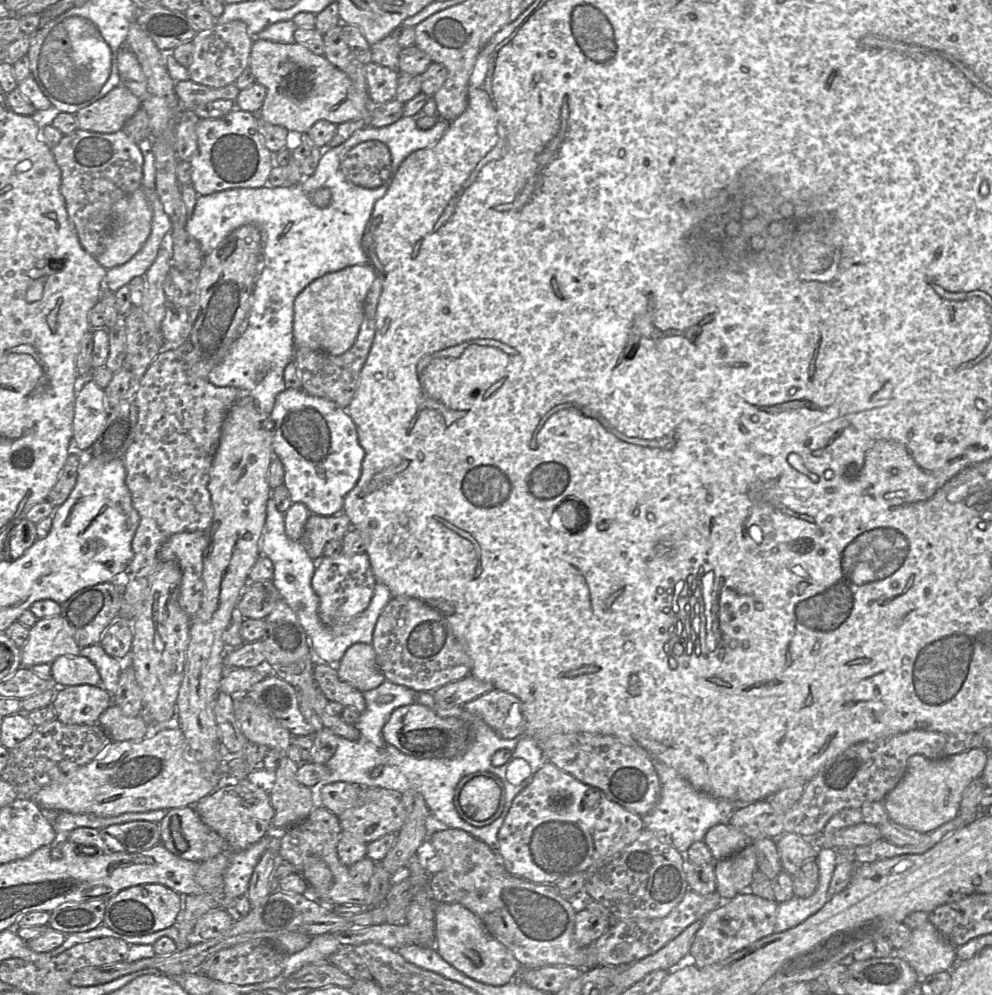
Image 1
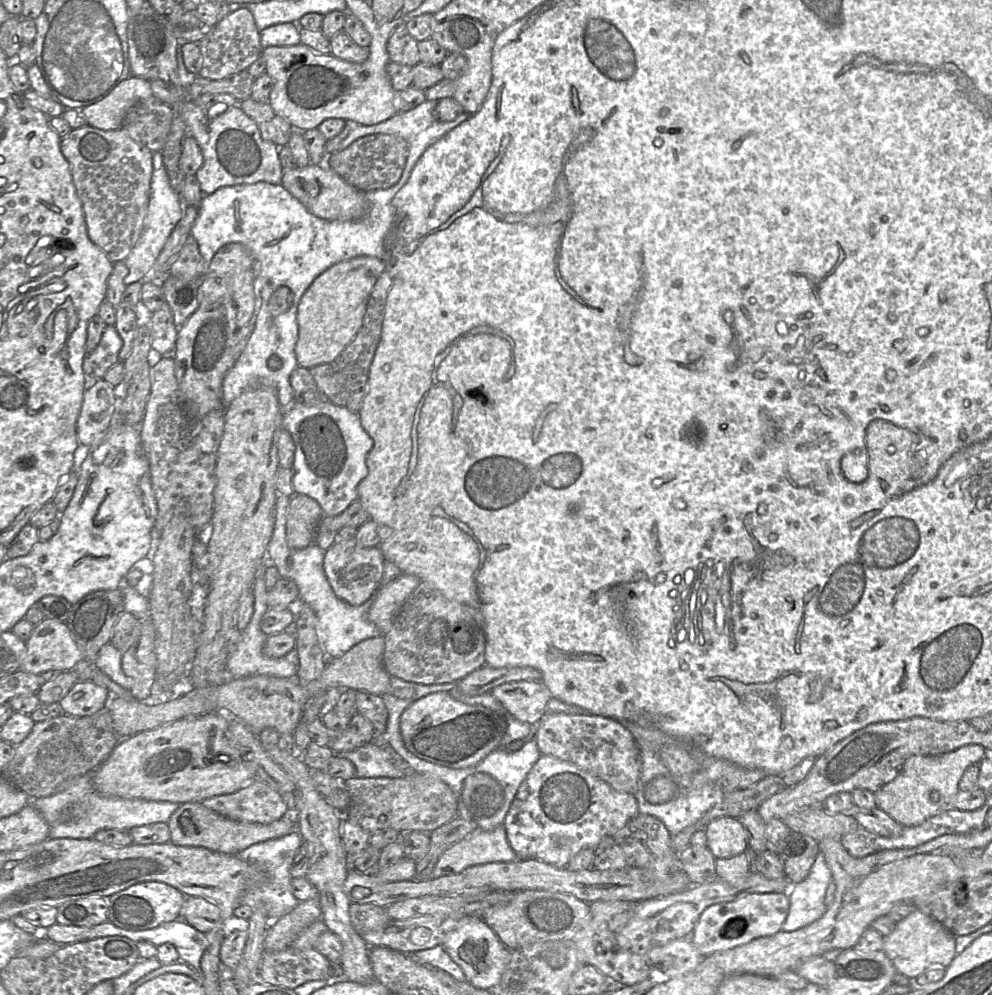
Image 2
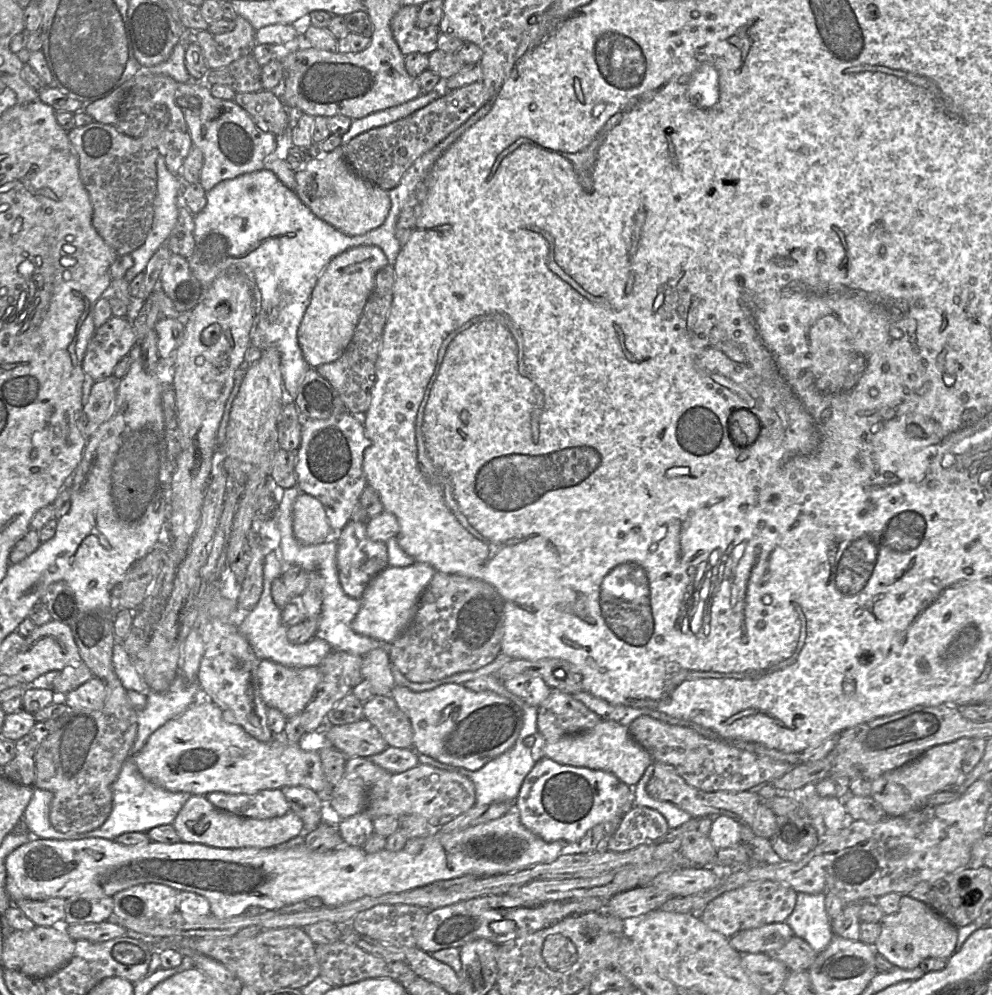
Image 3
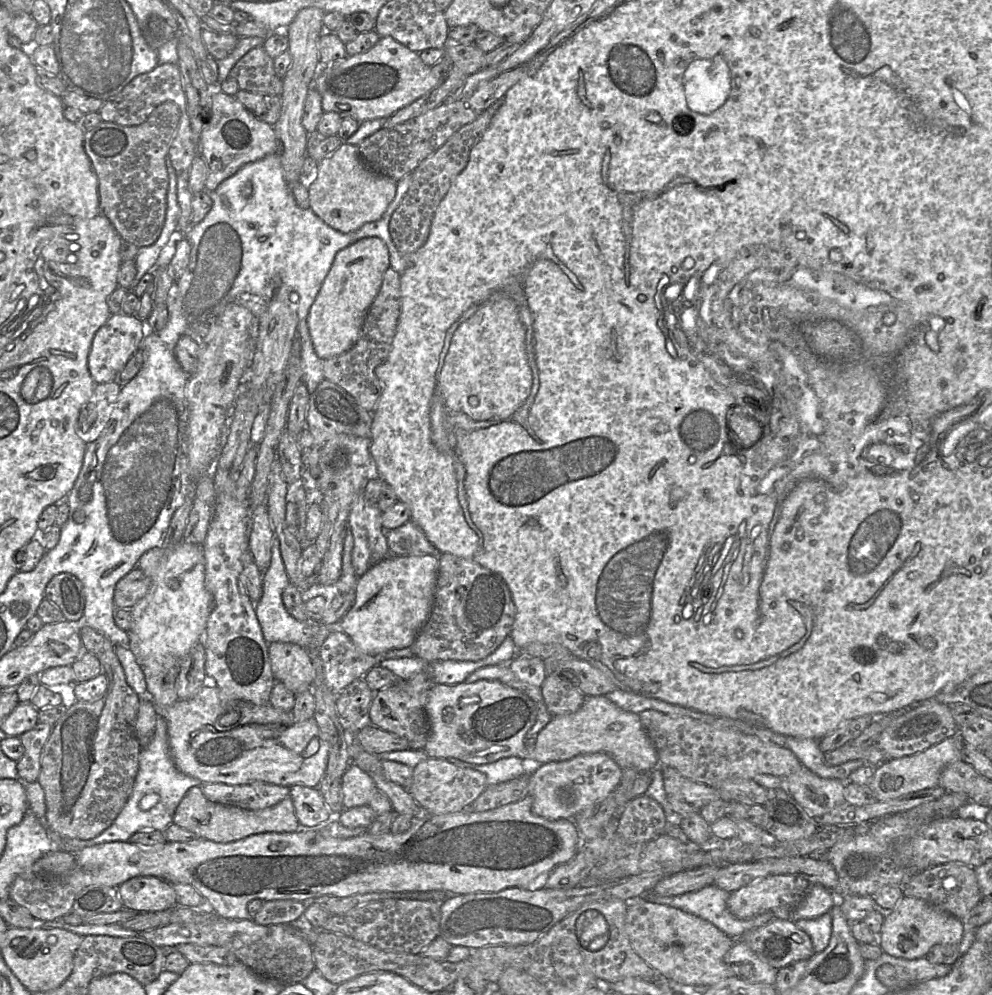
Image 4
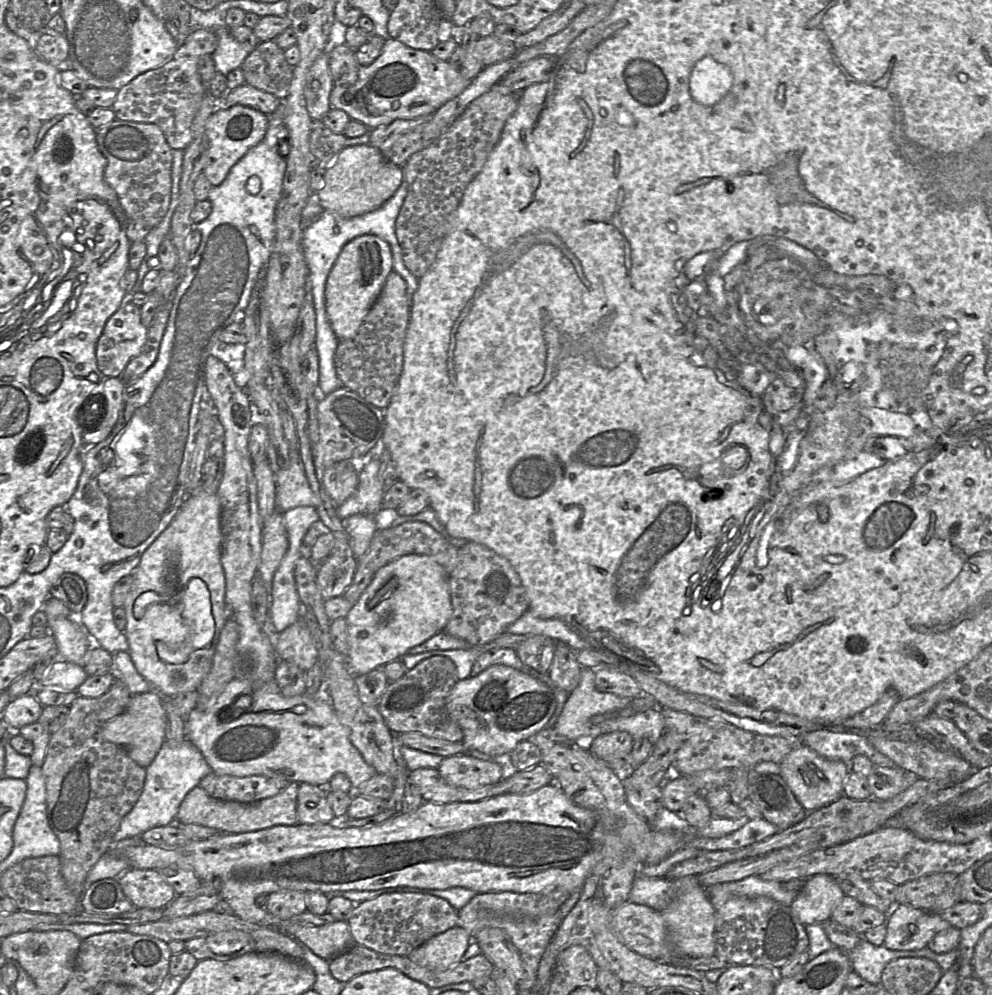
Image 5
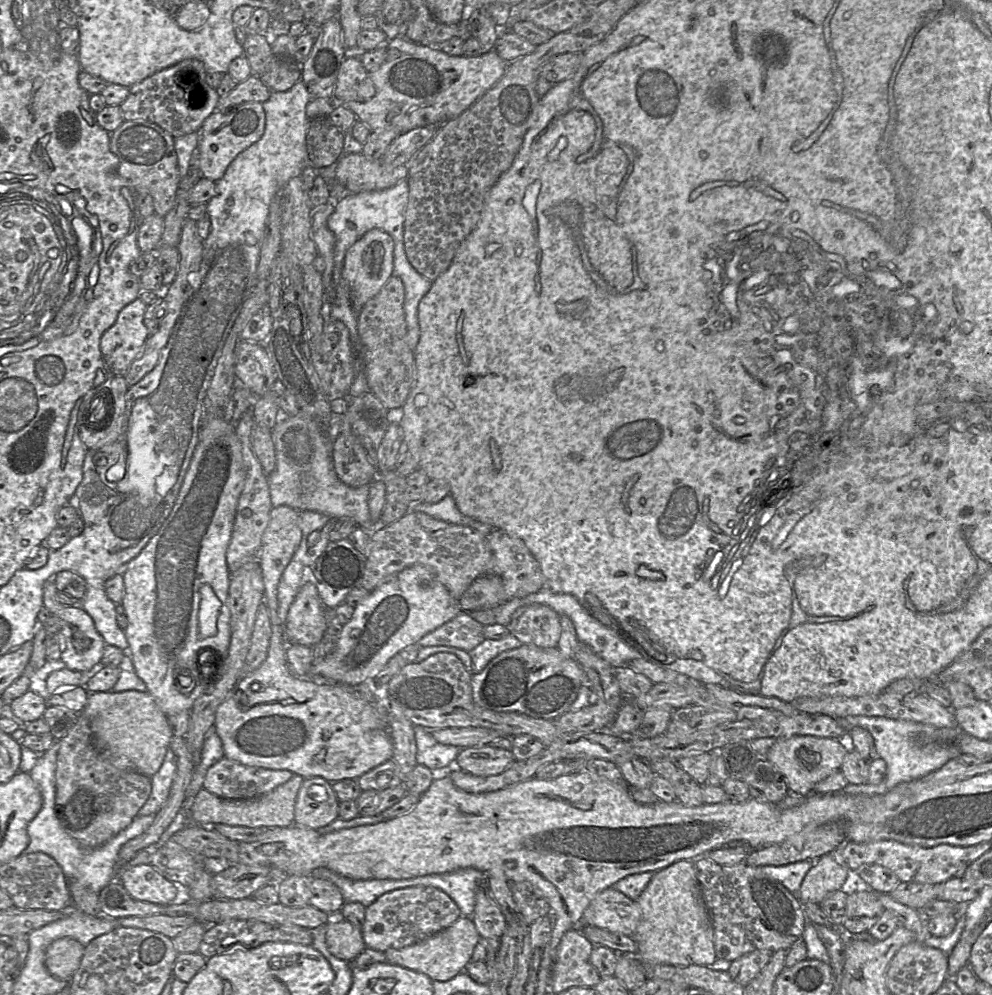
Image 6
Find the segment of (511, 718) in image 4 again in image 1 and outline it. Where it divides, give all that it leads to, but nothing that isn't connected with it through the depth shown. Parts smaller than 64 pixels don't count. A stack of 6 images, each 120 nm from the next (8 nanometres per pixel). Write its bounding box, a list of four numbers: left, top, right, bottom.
[382,702,471,759]

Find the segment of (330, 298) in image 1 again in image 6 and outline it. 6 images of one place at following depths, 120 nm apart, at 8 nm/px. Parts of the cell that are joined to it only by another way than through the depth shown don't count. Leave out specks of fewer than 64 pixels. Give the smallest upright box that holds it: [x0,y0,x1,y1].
[342,229,393,311]

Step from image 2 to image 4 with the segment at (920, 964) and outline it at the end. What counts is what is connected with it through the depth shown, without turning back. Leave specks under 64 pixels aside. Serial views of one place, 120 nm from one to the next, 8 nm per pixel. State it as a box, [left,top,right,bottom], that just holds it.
[877,896,964,960]

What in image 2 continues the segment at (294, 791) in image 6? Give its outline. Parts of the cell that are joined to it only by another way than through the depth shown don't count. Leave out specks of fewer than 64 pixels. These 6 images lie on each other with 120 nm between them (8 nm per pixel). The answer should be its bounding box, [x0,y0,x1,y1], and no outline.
[167,802,298,854]

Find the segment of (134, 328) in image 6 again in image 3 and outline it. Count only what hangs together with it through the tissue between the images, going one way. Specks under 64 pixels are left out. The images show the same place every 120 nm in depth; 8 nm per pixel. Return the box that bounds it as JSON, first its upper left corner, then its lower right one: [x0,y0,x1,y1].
[82,316,137,381]

